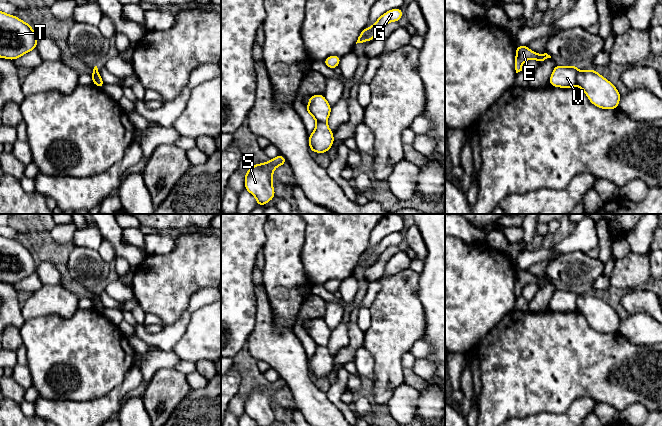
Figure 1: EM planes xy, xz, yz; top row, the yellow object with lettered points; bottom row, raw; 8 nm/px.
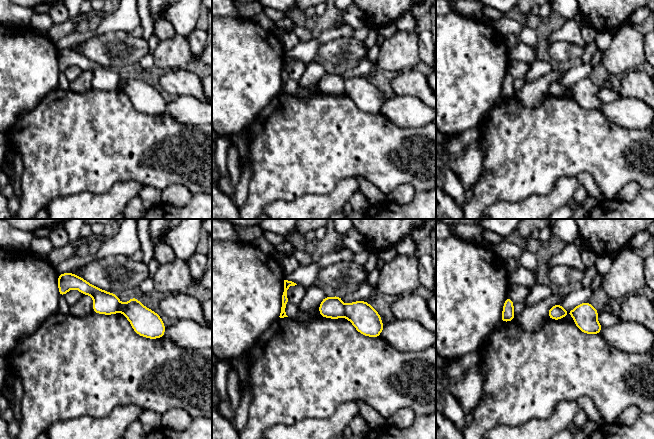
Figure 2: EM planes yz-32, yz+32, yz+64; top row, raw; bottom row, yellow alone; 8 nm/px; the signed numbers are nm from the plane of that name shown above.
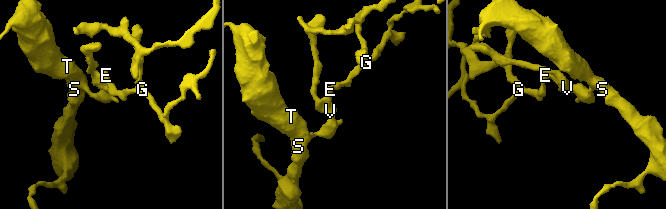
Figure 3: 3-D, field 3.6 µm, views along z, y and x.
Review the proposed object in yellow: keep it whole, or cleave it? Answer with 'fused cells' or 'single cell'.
fused cells

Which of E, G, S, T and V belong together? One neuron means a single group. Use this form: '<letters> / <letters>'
E G V / S T

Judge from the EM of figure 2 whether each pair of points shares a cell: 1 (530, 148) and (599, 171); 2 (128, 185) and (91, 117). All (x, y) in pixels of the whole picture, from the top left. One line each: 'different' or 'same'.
1: same
2: different

